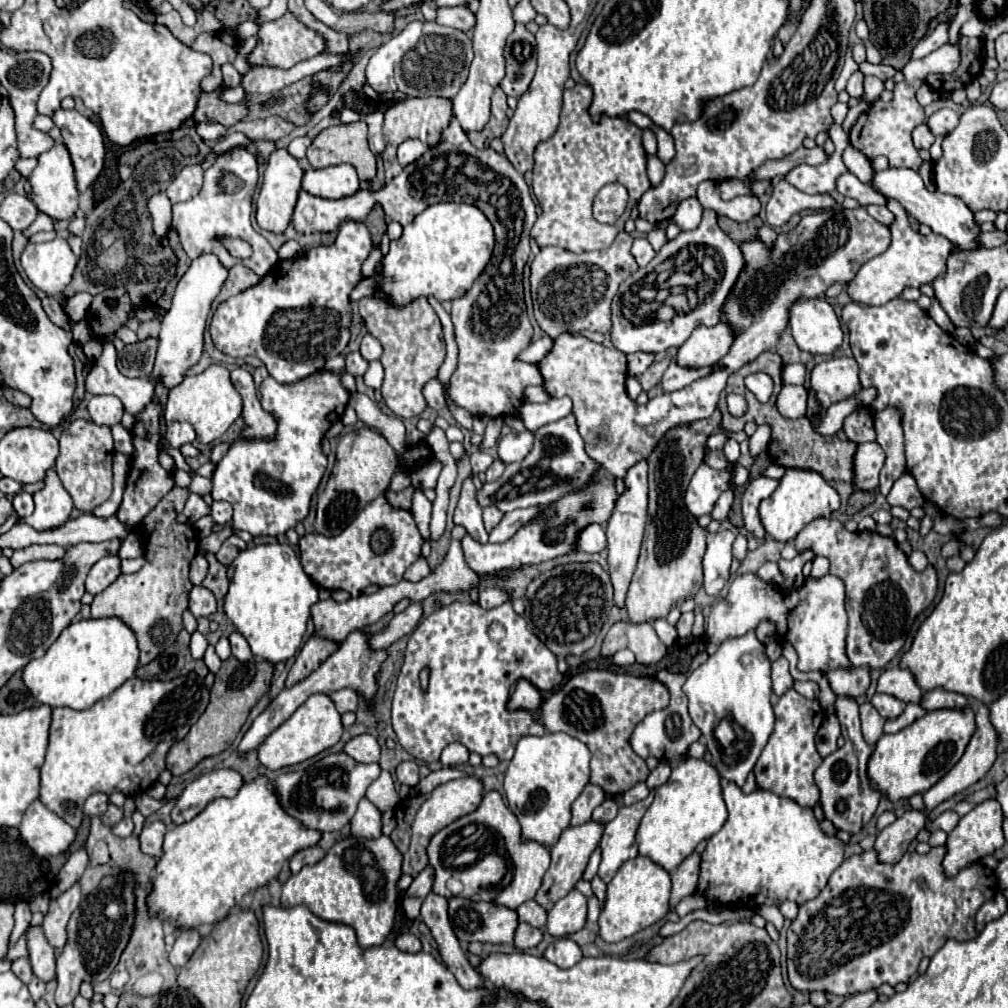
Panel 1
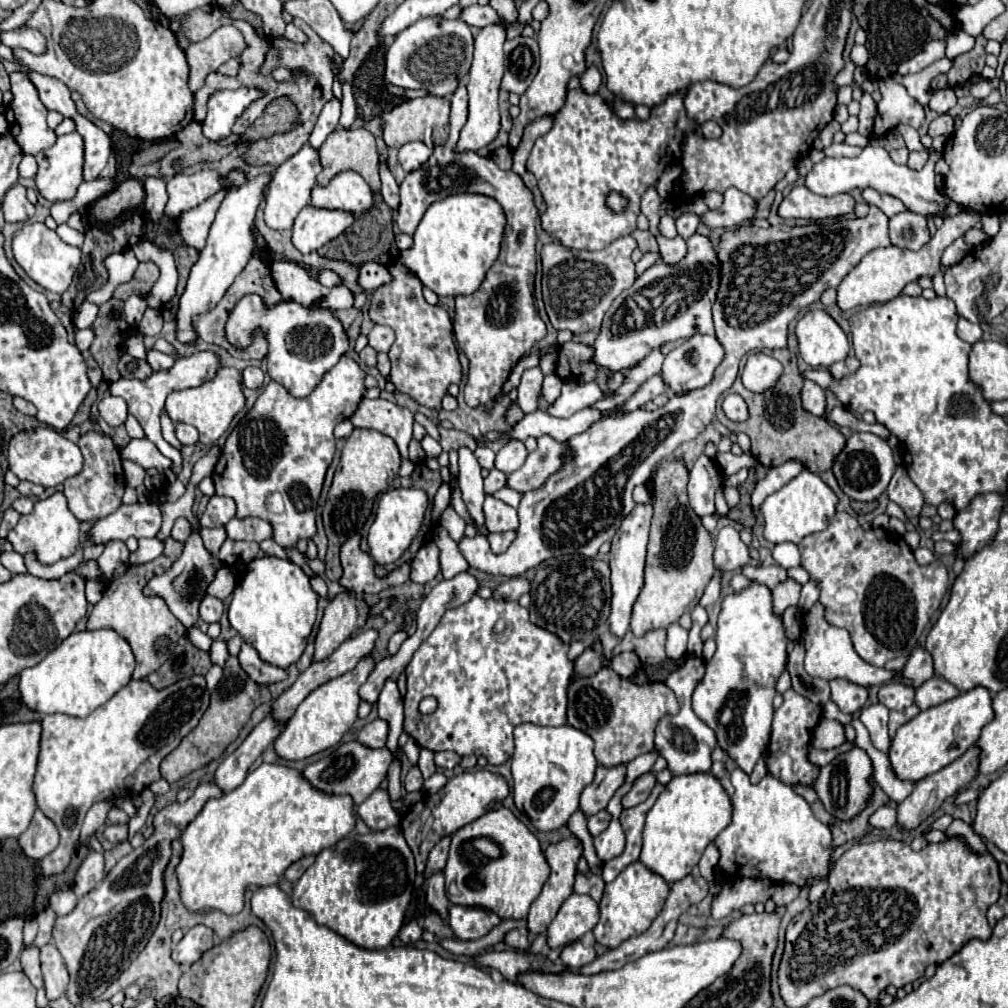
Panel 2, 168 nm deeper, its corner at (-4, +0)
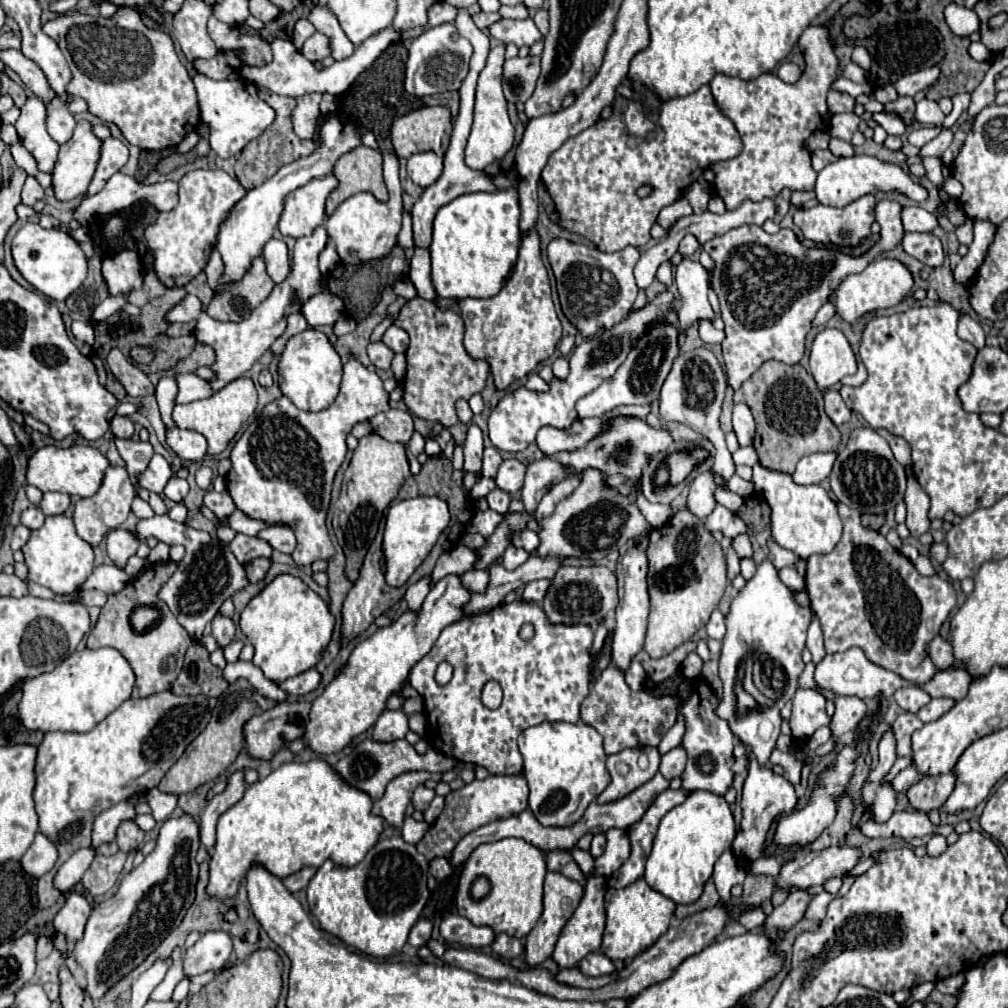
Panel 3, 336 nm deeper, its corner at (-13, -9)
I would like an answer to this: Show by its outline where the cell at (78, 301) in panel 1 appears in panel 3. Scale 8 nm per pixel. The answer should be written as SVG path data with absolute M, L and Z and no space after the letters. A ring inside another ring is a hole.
M122 250L112 258L104 258L102 274L112 294L126 294L138 290L144 282L142 264L136 250Z

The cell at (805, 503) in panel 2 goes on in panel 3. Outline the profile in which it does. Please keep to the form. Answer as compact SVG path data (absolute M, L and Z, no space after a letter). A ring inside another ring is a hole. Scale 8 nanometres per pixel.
M760 463L752 466L752 482L758 494L766 498L772 508L772 538L778 546L792 550L800 558L808 558L812 554L828 554L842 536L842 520L838 516L836 502L828 496L828 492L818 486L798 486L792 482L790 474L774 472L764 468Z

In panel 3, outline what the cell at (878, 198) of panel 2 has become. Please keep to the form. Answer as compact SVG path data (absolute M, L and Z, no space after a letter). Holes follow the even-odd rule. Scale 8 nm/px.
M910 206L902 208L902 224L906 232L932 232L938 226L938 220L924 208Z

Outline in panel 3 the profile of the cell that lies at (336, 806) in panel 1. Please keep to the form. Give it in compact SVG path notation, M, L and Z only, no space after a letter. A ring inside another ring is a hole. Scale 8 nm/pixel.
M366 738L348 756L344 756L334 768L348 786L354 786L354 788L370 794L372 800L378 800L378 798L382 798L388 782L394 780L398 774L404 774L410 770L426 770L432 774L442 774L442 772L448 772L456 766L458 766L458 762L454 758L450 758L450 756L446 756L434 748L428 748L428 752L424 756L420 756L420 754L416 754L416 750L406 740L382 744L382 742L374 742L374 740Z

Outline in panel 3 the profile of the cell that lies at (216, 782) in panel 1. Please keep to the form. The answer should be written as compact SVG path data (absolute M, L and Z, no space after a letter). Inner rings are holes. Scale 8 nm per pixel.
M192 814L168 818L158 834L156 848L144 862L126 874L118 892L106 898L106 908L94 906L86 922L86 930L72 952L84 970L84 992L92 1000L100 1000L114 984L126 978L136 966L152 954L160 942L182 922L188 906L194 902L194 886L198 864L194 856L200 848L200 824ZM106 954L106 962L104 960Z

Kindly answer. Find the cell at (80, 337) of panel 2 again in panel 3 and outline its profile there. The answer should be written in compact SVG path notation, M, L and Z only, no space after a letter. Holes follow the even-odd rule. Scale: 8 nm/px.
M78 320L72 324L72 334L74 338L86 342L88 346L94 346L94 326L90 322L84 322L84 320Z

